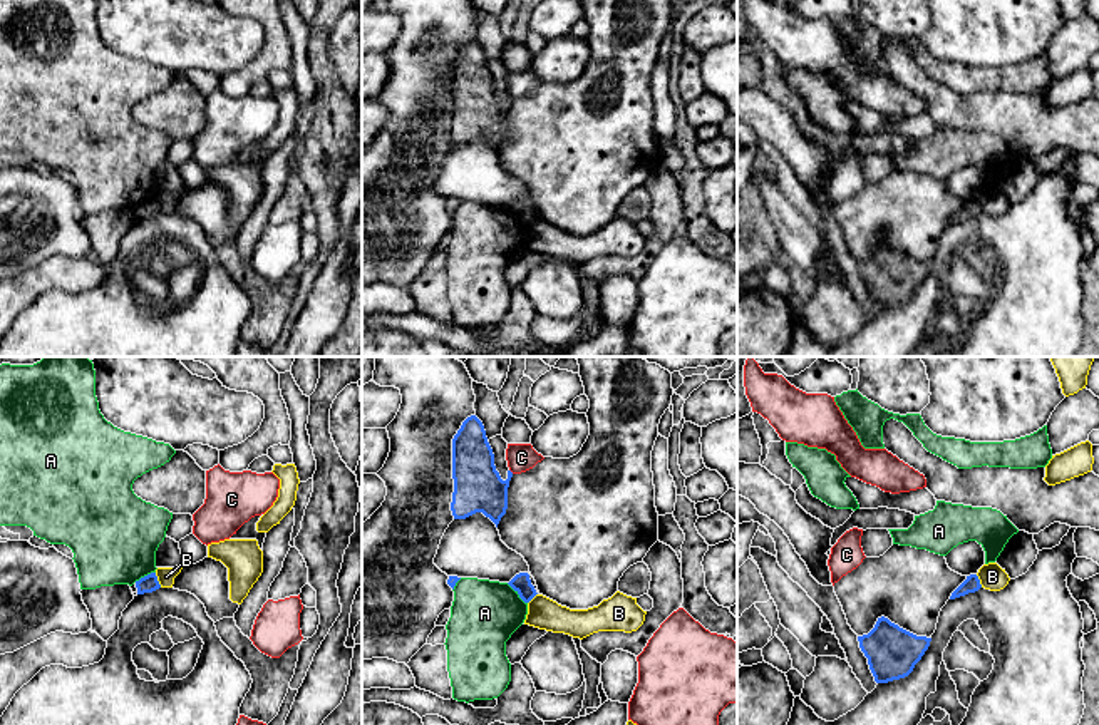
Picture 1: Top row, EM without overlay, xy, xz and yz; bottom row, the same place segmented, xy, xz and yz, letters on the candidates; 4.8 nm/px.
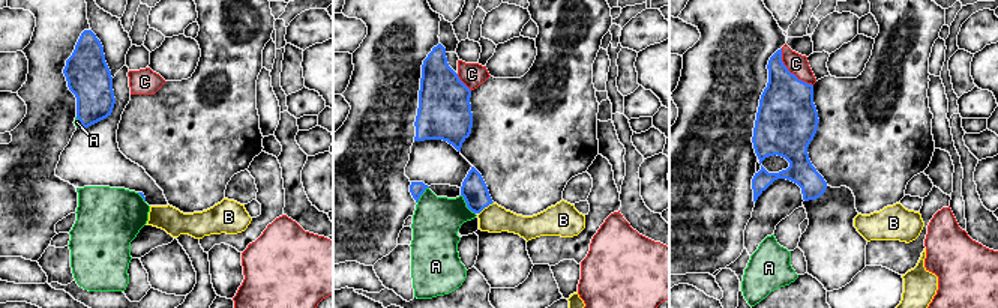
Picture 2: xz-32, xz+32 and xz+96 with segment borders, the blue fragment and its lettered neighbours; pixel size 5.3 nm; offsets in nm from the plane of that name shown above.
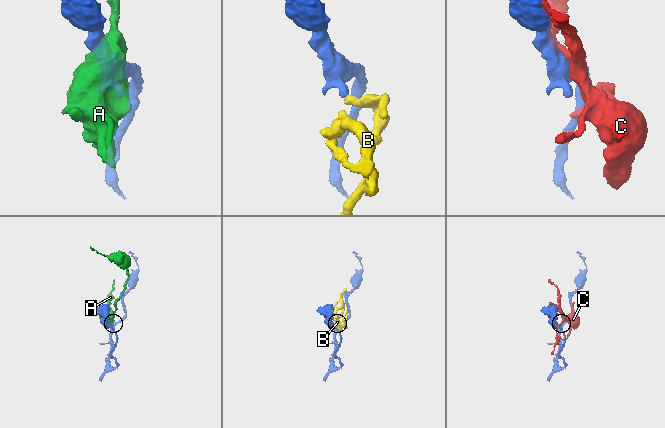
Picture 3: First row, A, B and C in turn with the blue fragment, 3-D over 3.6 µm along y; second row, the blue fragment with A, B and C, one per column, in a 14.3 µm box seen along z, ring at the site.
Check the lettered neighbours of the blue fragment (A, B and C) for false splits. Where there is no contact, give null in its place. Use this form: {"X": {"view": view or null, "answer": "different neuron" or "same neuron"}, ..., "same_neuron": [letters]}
{"A": {"view": "xz", "answer": "different neuron"}, "B": {"view": "xy", "answer": "different neuron"}, "C": {"view": null, "answer": "different neuron"}, "same_neuron": []}

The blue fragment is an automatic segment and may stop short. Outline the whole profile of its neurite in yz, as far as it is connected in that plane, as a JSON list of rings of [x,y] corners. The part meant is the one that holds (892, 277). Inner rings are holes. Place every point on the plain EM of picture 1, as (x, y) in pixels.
[[[878,243],[875,253],[858,261],[876,308],[908,301],[930,271],[931,263],[916,261],[888,243]]]

